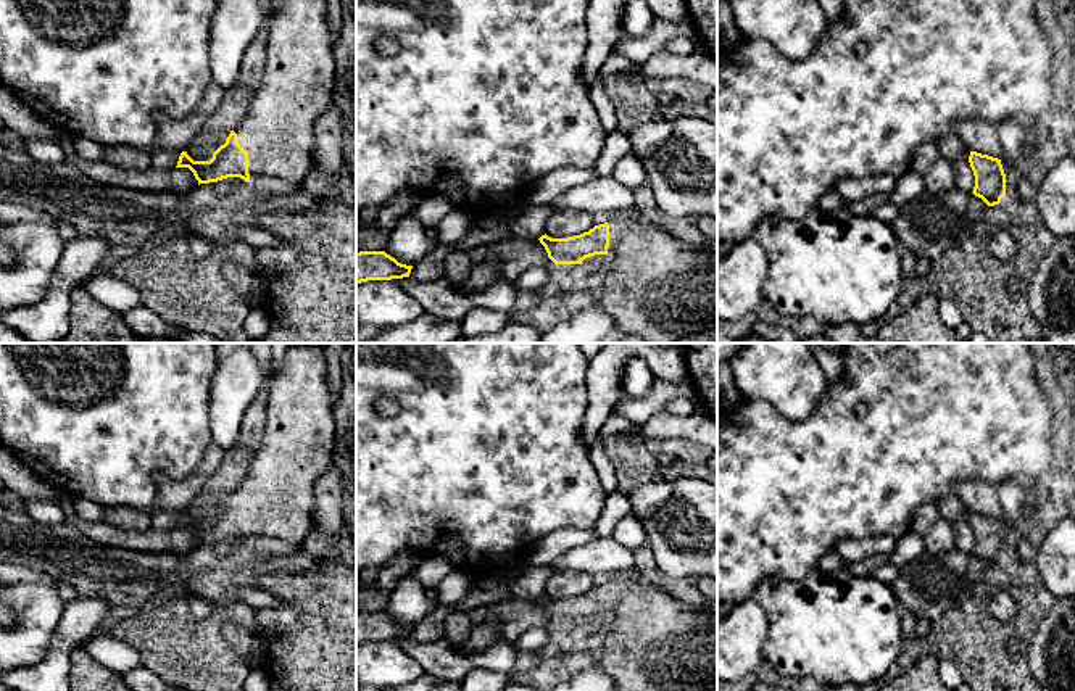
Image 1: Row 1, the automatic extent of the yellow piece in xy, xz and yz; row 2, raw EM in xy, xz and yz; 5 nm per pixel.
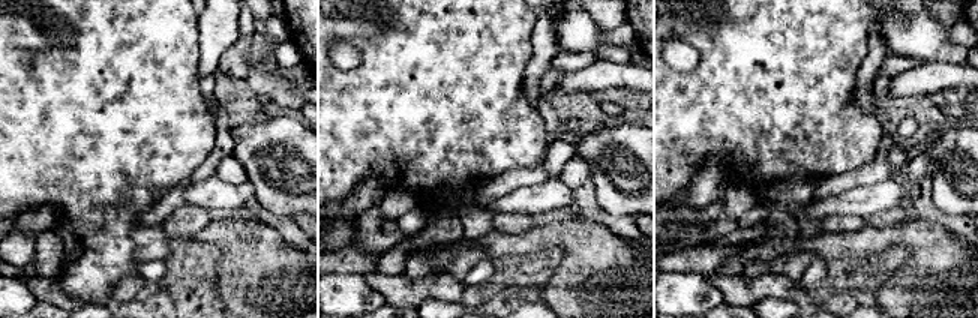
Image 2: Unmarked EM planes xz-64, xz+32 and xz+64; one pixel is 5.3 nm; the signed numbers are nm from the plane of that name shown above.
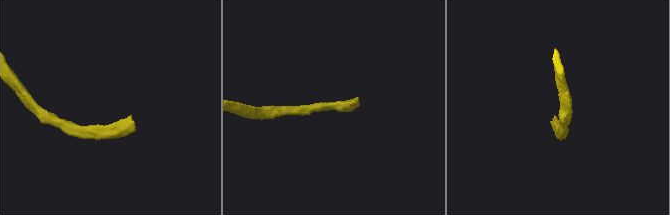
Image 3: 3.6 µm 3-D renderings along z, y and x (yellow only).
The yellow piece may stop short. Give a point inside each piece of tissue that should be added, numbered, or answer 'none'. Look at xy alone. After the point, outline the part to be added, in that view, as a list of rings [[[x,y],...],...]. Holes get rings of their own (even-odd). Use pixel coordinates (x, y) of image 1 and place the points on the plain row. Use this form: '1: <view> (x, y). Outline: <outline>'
1: xy (278, 493). Outline: [[[290,343],[279,367],[266,379],[269,404],[261,448],[250,459],[243,483],[234,490],[239,506],[248,514],[250,541],[258,535],[277,536],[293,546],[301,546],[314,532],[314,485],[321,474],[332,467],[335,448],[334,404],[327,387],[327,343]]]

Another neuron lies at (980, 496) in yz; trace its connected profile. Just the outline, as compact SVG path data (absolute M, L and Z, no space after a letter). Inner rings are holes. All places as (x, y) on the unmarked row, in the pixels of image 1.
M969 478L954 483L953 493L961 498L969 512L1001 520L1002 506L993 483L982 478Z

